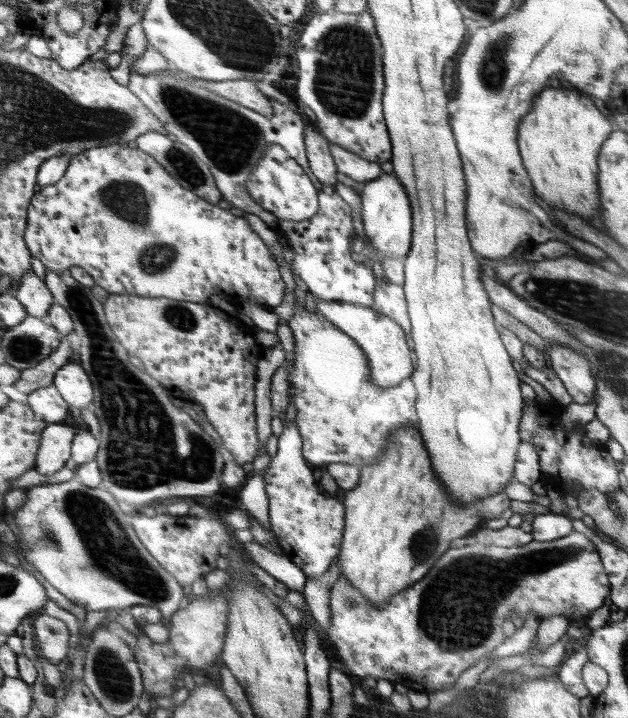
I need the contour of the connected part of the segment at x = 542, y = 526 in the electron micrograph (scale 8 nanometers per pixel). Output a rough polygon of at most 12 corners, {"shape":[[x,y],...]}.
{"shape":[[567,514],[531,516],[534,541],[550,542],[575,532]]}

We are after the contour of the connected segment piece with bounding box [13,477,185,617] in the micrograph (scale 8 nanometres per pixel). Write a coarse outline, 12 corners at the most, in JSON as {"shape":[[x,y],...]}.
{"shape":[[106,488],[26,489],[19,548],[88,610],[180,610]]}

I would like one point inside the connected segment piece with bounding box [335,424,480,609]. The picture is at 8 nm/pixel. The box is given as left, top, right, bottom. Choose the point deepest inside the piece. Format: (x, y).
(399, 519)

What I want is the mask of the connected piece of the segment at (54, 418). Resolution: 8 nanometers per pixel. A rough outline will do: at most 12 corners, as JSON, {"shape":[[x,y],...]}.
{"shape":[[56,384],[29,394],[29,405],[51,423],[62,423],[71,404]]}

